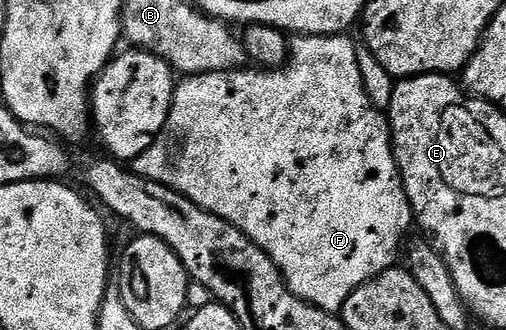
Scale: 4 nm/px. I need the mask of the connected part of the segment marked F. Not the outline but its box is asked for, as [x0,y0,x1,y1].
[130,35,413,314]

